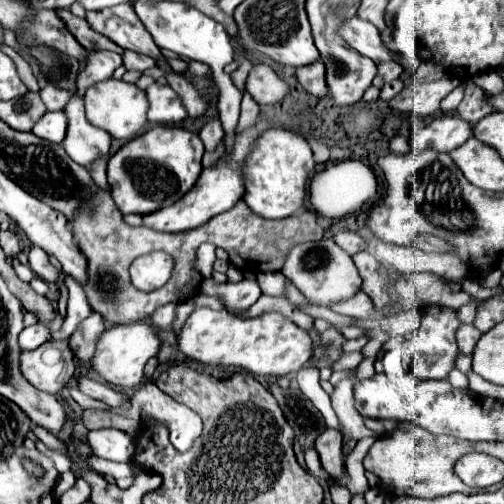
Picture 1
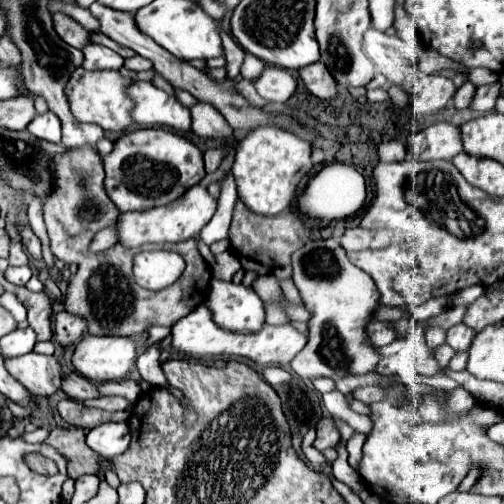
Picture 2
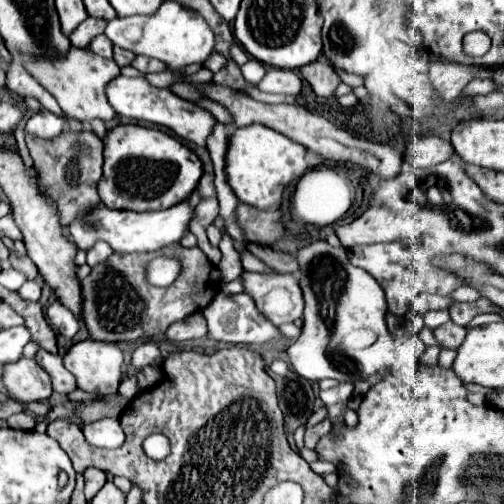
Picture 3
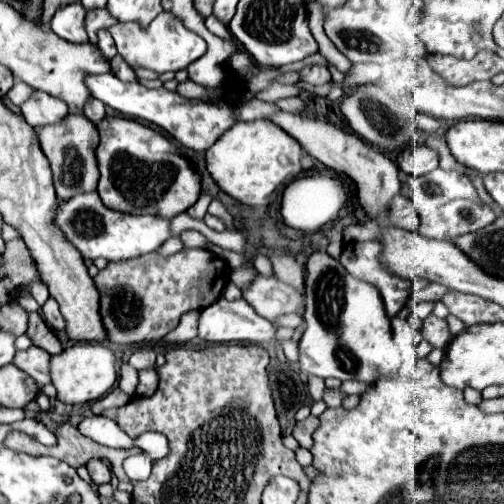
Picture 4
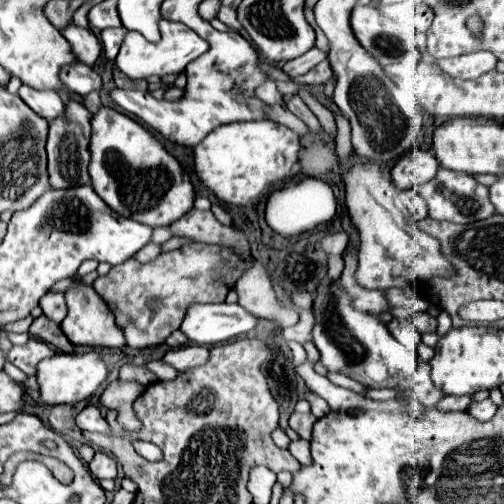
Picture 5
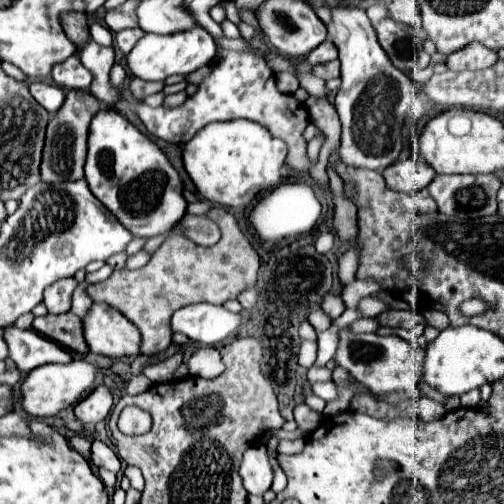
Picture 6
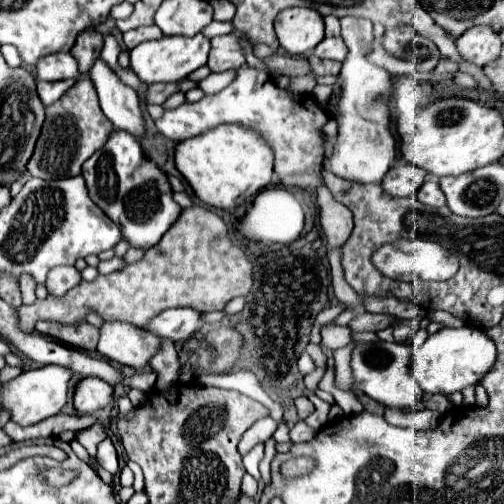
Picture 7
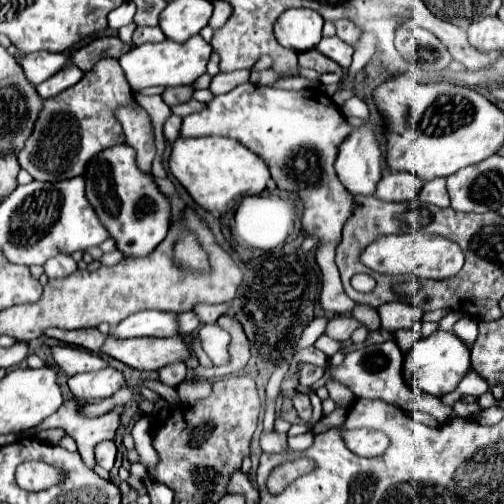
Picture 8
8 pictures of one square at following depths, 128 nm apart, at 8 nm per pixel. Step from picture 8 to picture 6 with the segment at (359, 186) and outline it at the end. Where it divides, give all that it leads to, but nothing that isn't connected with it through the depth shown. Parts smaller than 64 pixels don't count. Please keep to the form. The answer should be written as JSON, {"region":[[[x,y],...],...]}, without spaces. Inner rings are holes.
{"region":[[[338,6],[330,10],[332,20],[326,24],[330,42],[338,48],[342,84],[336,94],[336,112],[342,122],[340,160],[354,168],[384,170],[400,156],[404,148],[404,120],[406,114],[398,110],[402,88],[412,80],[406,72],[392,66],[382,52],[376,34],[362,8]]]}

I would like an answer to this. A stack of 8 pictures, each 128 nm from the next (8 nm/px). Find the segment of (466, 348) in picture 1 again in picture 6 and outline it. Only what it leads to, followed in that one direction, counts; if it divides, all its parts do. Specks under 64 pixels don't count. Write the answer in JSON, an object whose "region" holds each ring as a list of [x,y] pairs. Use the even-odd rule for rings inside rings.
{"region":[[[384,312],[378,316],[380,326],[414,326],[414,324],[426,324],[426,318],[416,312]]]}

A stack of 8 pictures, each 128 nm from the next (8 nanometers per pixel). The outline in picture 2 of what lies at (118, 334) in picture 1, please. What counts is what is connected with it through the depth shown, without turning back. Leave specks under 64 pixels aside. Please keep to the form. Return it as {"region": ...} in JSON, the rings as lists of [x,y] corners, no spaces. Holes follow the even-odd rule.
{"region":[[[84,336],[76,346],[72,364],[92,382],[124,380],[136,368],[138,344],[132,336]]]}

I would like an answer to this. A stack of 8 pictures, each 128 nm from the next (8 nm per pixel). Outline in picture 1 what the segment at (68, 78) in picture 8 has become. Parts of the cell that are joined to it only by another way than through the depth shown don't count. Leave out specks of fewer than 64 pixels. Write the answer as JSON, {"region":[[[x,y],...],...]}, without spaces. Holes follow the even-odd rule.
{"region":[[[58,110],[58,112],[46,112],[40,118],[40,122],[36,122],[32,132],[42,140],[60,144],[66,138],[66,128],[68,128],[68,116],[62,110]]]}

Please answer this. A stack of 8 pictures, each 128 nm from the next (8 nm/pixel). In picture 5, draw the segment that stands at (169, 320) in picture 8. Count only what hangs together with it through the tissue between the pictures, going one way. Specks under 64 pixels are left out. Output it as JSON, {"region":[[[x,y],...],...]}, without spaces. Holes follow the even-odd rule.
{"region":[[[194,304],[182,322],[182,332],[194,344],[213,347],[236,336],[248,334],[258,326],[256,316],[240,304]]]}

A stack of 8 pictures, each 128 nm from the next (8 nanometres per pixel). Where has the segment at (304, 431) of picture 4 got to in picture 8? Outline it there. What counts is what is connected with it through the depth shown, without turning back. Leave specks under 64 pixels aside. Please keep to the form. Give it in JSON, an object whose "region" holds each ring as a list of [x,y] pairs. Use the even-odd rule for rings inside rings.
{"region":[[[298,392],[298,394],[292,398],[292,402],[294,402],[294,408],[296,408],[298,416],[300,416],[304,422],[308,422],[308,420],[310,420],[310,416],[312,416],[312,404],[310,404],[308,394]]]}

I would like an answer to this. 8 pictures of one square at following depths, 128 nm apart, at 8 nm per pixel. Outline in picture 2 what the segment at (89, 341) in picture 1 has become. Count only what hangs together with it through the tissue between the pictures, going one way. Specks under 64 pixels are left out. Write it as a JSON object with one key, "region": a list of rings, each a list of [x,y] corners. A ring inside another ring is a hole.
{"region":[[[70,312],[56,314],[56,340],[60,346],[76,344],[88,332],[88,322],[82,316]]]}

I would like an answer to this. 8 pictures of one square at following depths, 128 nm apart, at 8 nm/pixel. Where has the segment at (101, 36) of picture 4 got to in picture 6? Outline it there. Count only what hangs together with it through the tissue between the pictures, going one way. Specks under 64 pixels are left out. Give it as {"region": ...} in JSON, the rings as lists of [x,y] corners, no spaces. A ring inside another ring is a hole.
{"region":[[[138,28],[120,30],[120,32],[114,32],[114,44],[122,54],[128,54],[134,48],[134,44],[140,40],[140,36],[144,36],[144,32],[140,32]]]}

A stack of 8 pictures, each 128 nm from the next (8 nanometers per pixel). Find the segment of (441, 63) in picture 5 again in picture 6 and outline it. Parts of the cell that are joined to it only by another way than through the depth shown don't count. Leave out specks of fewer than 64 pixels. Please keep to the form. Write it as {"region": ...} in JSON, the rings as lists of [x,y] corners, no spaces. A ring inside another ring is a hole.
{"region":[[[470,44],[468,48],[462,48],[460,52],[454,52],[446,58],[446,66],[450,70],[462,72],[462,70],[484,70],[490,68],[498,60],[498,54],[490,48],[484,48],[482,44]]]}

